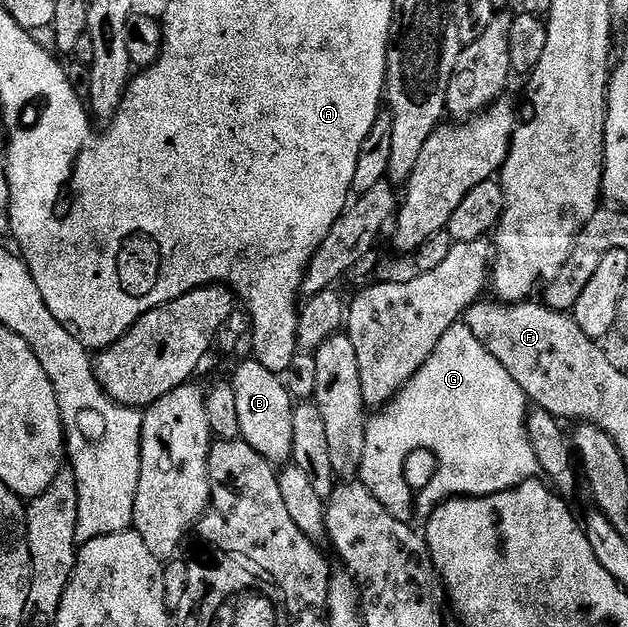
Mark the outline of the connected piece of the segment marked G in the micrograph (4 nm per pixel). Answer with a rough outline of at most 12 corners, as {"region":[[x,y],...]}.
{"region":[[452,329],[368,418],[358,478],[411,523],[407,455],[456,496],[540,474],[528,397]]}

